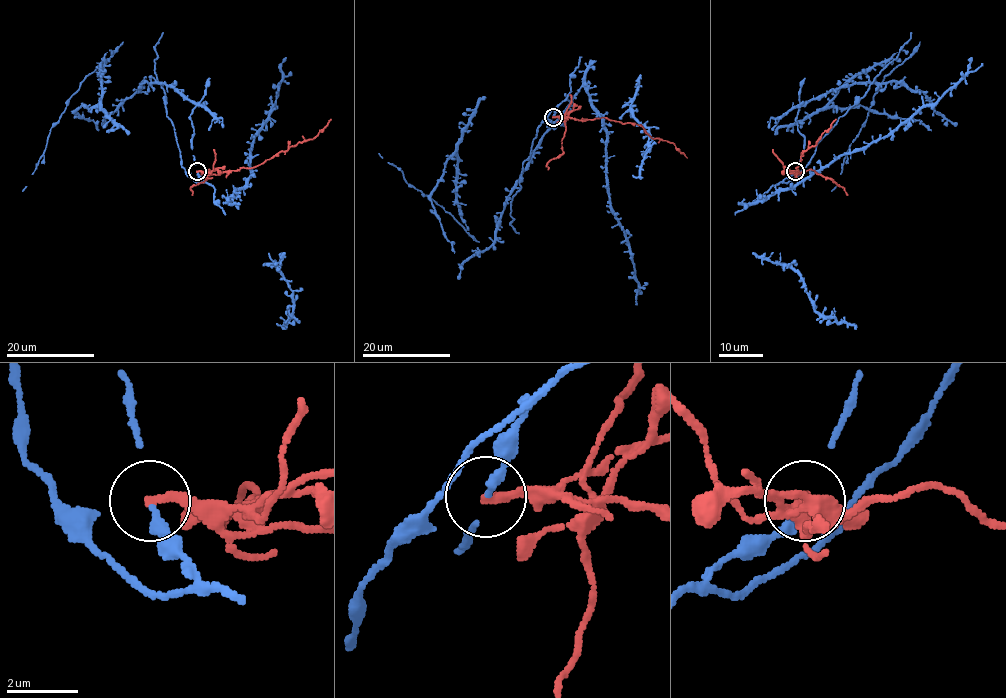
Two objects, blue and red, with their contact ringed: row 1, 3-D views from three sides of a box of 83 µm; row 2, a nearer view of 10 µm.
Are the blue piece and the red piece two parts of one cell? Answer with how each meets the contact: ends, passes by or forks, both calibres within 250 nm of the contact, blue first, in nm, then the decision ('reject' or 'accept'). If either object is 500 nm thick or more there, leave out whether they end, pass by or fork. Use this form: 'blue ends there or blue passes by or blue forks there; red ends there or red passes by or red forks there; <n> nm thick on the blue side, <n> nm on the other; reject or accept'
blue ends there; red ends there; 240 nm thick on the blue side, 240 nm on the other; reject

